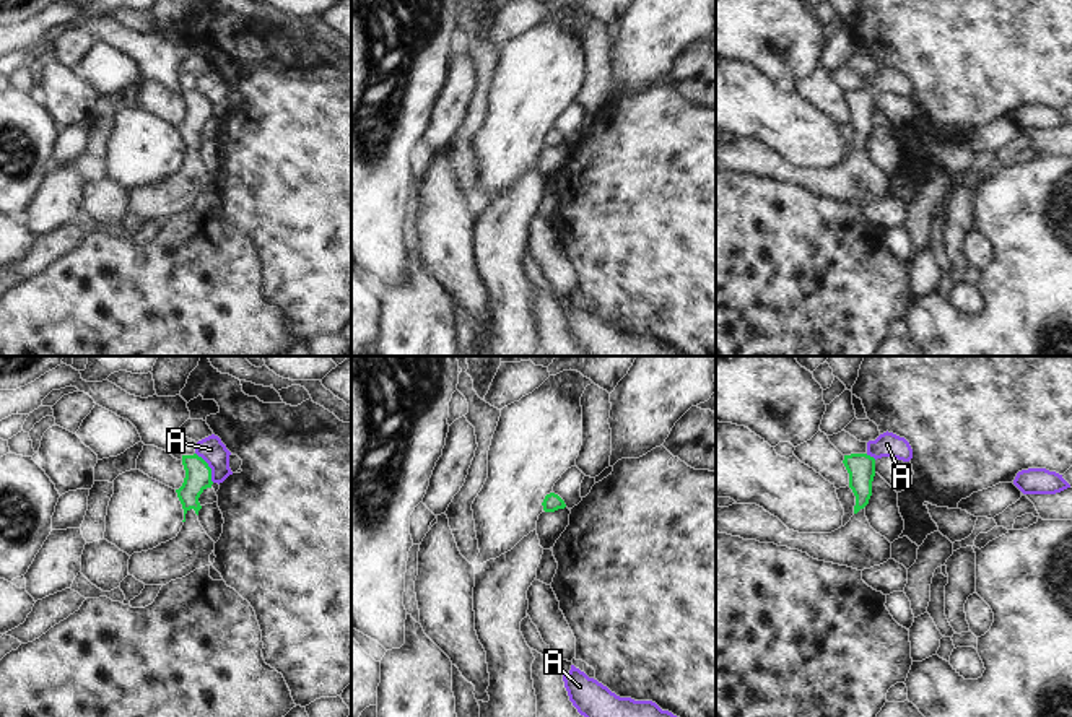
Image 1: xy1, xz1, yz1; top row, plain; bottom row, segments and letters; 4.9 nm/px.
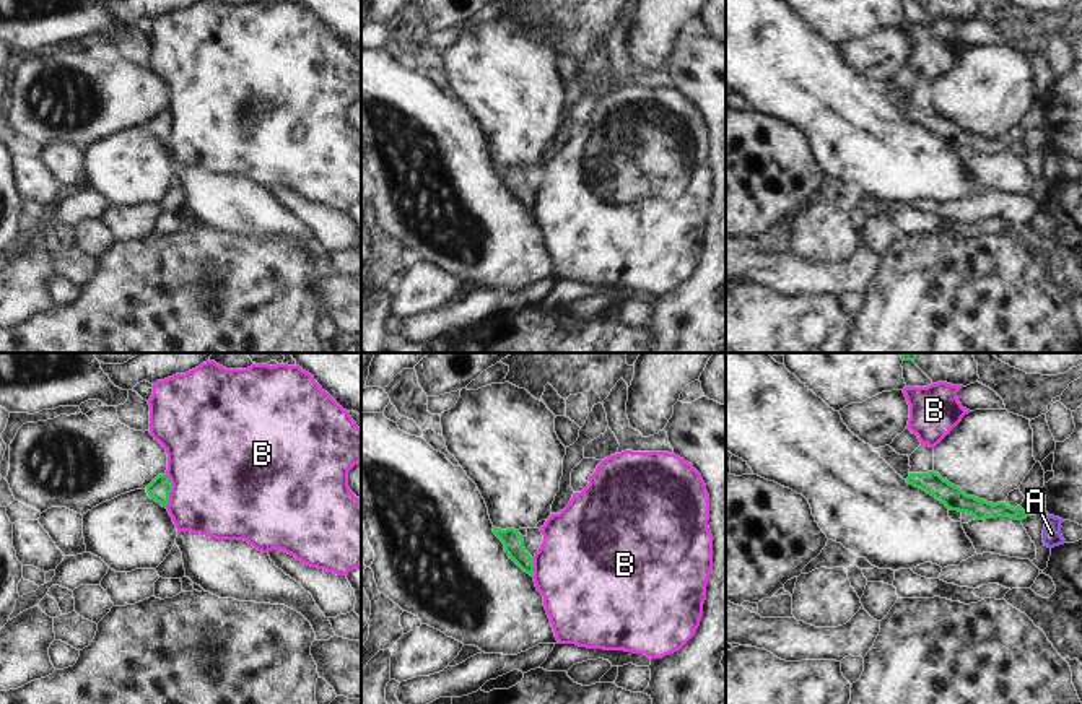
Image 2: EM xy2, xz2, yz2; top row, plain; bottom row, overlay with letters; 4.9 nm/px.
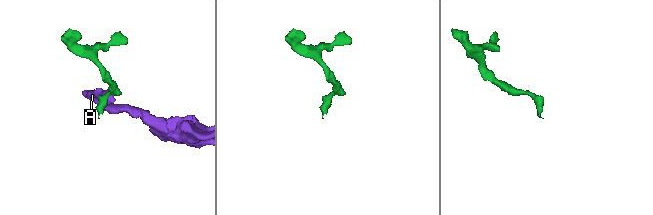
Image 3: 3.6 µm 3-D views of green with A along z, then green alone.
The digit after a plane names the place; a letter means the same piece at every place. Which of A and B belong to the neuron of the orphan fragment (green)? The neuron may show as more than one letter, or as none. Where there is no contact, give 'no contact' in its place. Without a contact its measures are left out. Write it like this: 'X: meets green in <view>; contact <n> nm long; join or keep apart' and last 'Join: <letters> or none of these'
A: meets green in xy1; contact 180 nm long; keep apart
B: meets green in xy2; contact 170 nm long; keep apart
Join: none of these

